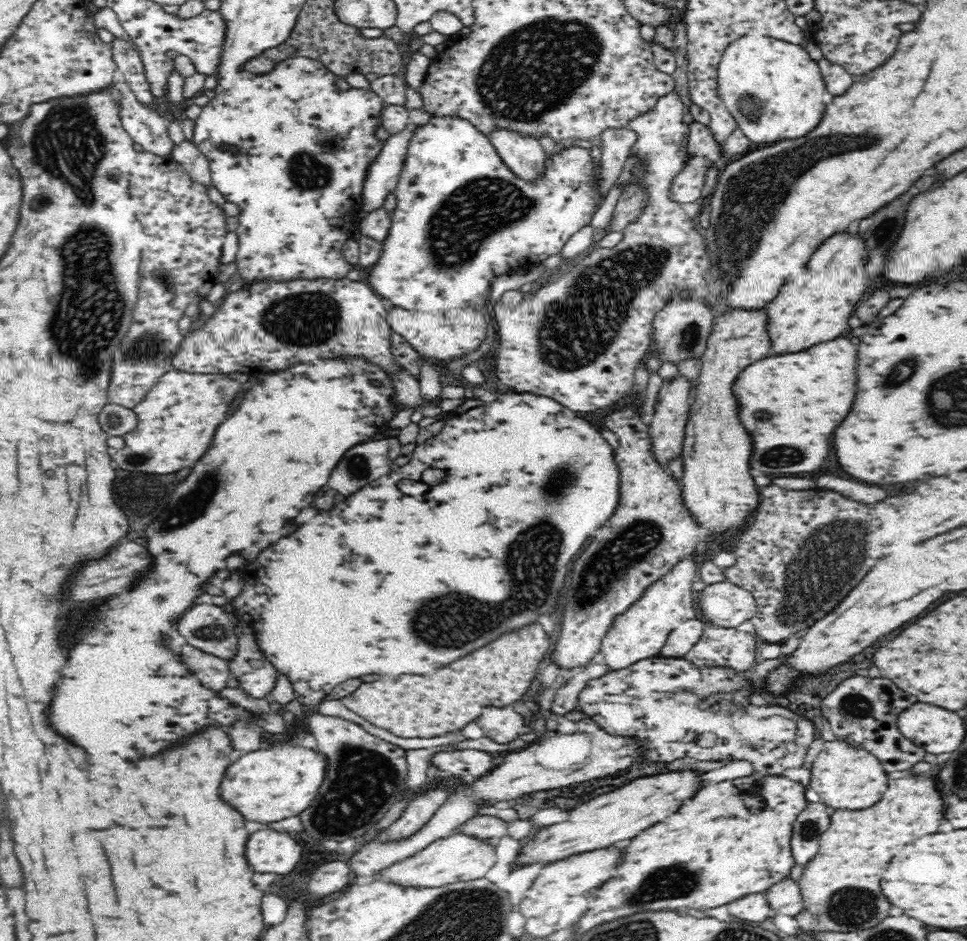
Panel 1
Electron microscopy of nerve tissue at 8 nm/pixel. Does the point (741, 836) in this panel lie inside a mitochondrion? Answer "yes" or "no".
no

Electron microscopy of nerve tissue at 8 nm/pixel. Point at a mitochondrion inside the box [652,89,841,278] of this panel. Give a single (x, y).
(749, 106)

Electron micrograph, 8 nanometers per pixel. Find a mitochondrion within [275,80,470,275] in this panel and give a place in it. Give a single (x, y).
(309, 169)

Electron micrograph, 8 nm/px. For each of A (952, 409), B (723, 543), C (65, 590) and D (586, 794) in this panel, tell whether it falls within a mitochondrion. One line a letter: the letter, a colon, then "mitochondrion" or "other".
A: mitochondrion
B: other
C: other
D: other

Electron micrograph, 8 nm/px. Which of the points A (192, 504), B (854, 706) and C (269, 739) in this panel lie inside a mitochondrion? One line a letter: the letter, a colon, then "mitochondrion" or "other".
A: mitochondrion
B: mitochondrion
C: other

